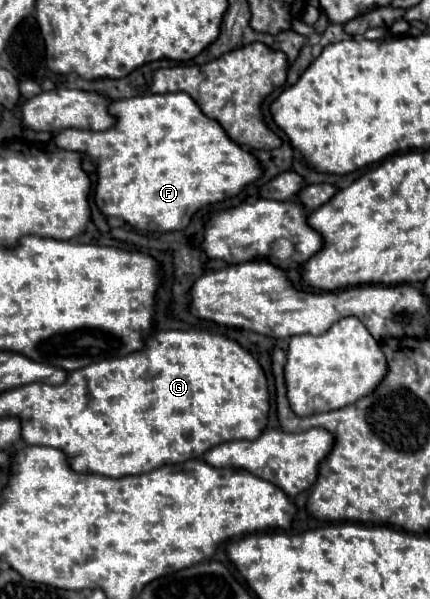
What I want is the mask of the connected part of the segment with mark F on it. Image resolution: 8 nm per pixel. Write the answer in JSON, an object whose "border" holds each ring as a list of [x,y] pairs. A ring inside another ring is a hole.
{"border":[[[187,93],[141,95],[111,103],[109,111],[115,115],[117,125],[107,131],[91,129],[65,129],[55,135],[55,143],[65,151],[81,151],[97,161],[97,187],[95,203],[107,217],[121,217],[139,231],[179,231],[185,229],[193,215],[213,203],[237,197],[249,183],[263,175],[259,159],[235,145],[223,127],[207,117]]]}

